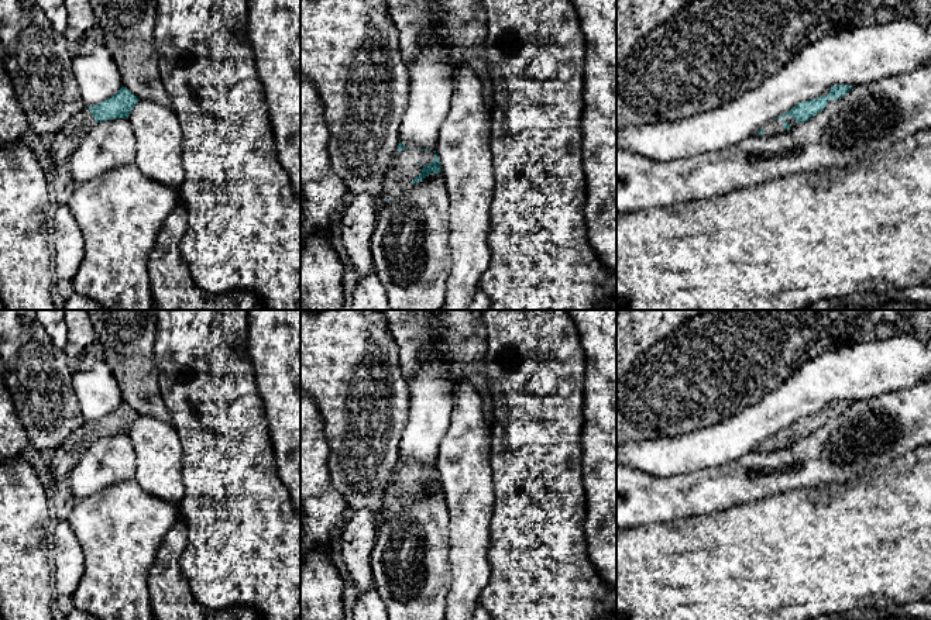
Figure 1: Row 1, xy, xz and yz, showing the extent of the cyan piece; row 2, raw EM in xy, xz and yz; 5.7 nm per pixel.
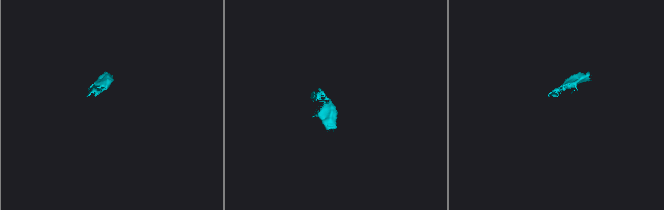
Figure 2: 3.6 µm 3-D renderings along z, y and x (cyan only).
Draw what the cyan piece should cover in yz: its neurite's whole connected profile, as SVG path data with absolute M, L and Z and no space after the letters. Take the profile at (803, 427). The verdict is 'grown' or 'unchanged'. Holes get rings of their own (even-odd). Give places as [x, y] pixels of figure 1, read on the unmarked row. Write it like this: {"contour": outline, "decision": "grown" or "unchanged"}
{"contour": "M836 400L832 402L827 411L821 411L813 416L801 417L787 428L779 431L766 442L757 447L760 451L779 450L781 447L790 445L798 438L808 437L824 426L831 414L836 416L848 410L853 402Z", "decision": "grown"}

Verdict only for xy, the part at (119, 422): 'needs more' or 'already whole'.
needs more

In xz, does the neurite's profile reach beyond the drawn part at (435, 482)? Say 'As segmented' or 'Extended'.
Extended

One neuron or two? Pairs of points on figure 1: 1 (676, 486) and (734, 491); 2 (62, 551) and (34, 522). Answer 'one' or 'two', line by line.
1: one
2: two

